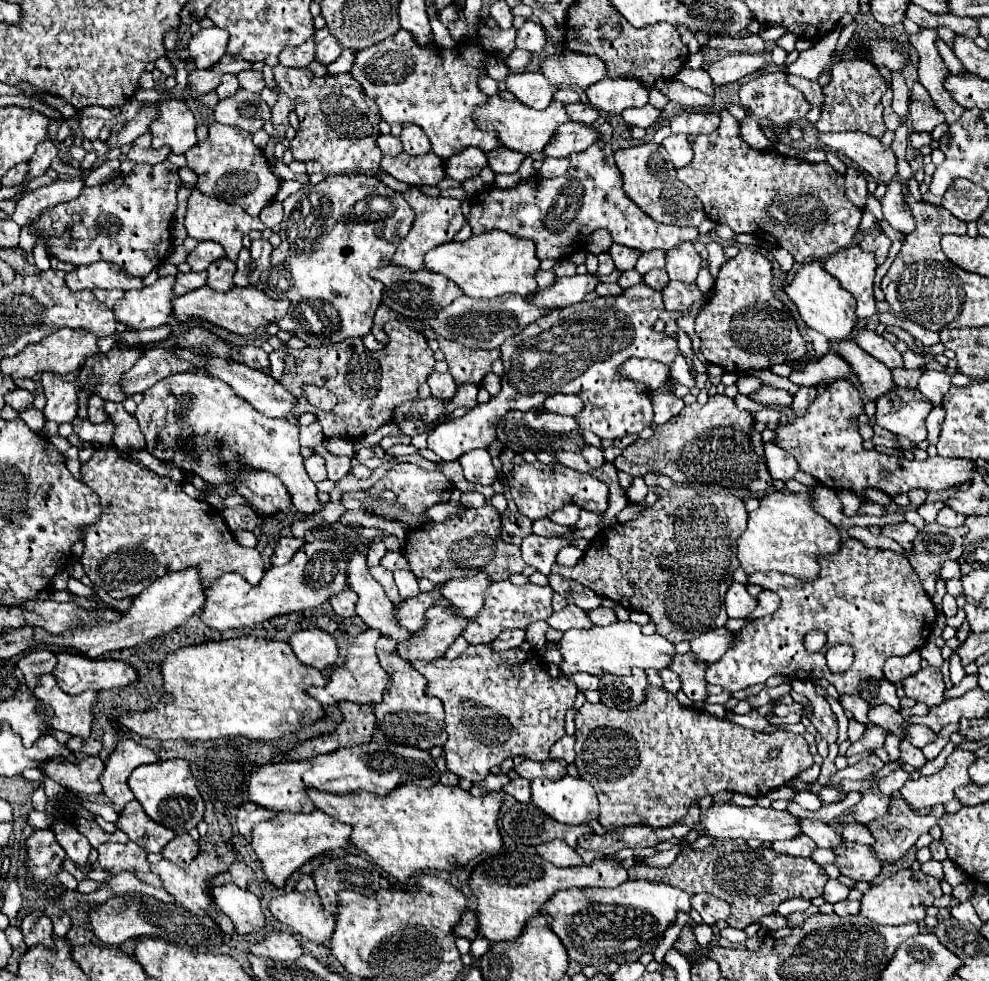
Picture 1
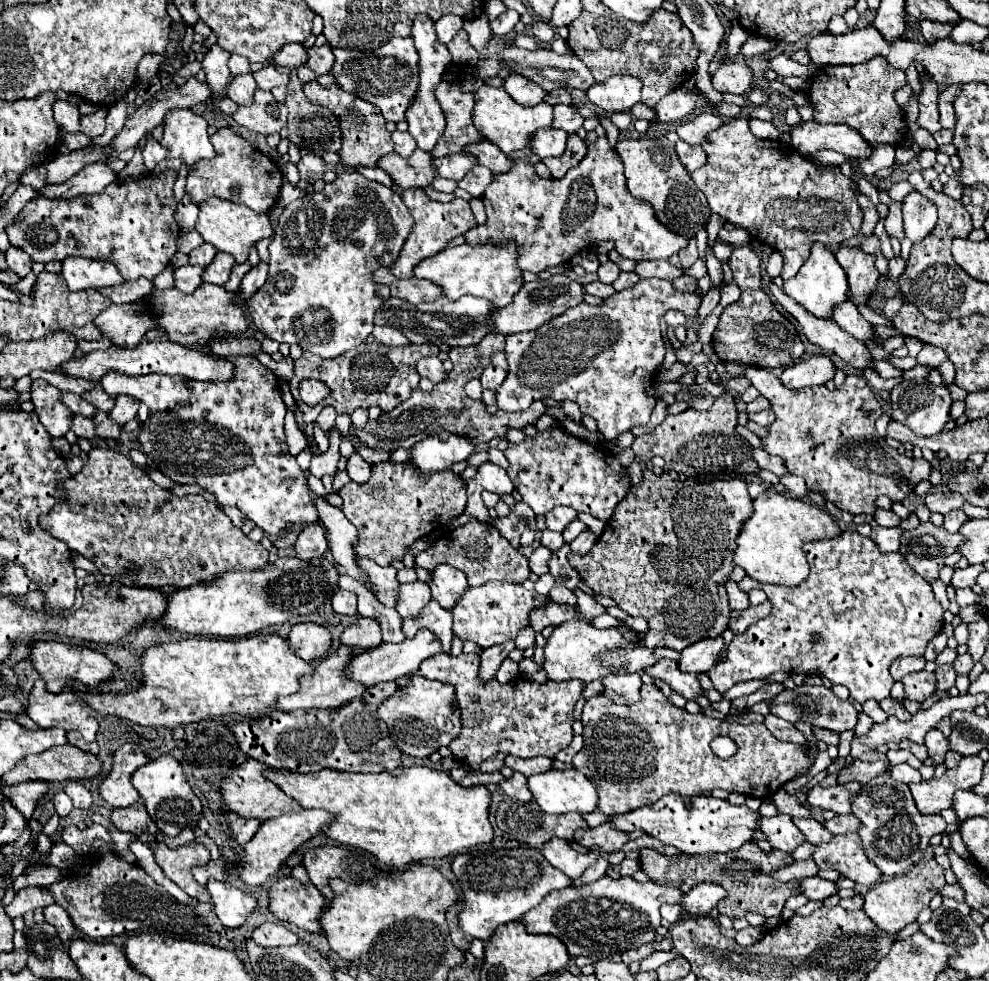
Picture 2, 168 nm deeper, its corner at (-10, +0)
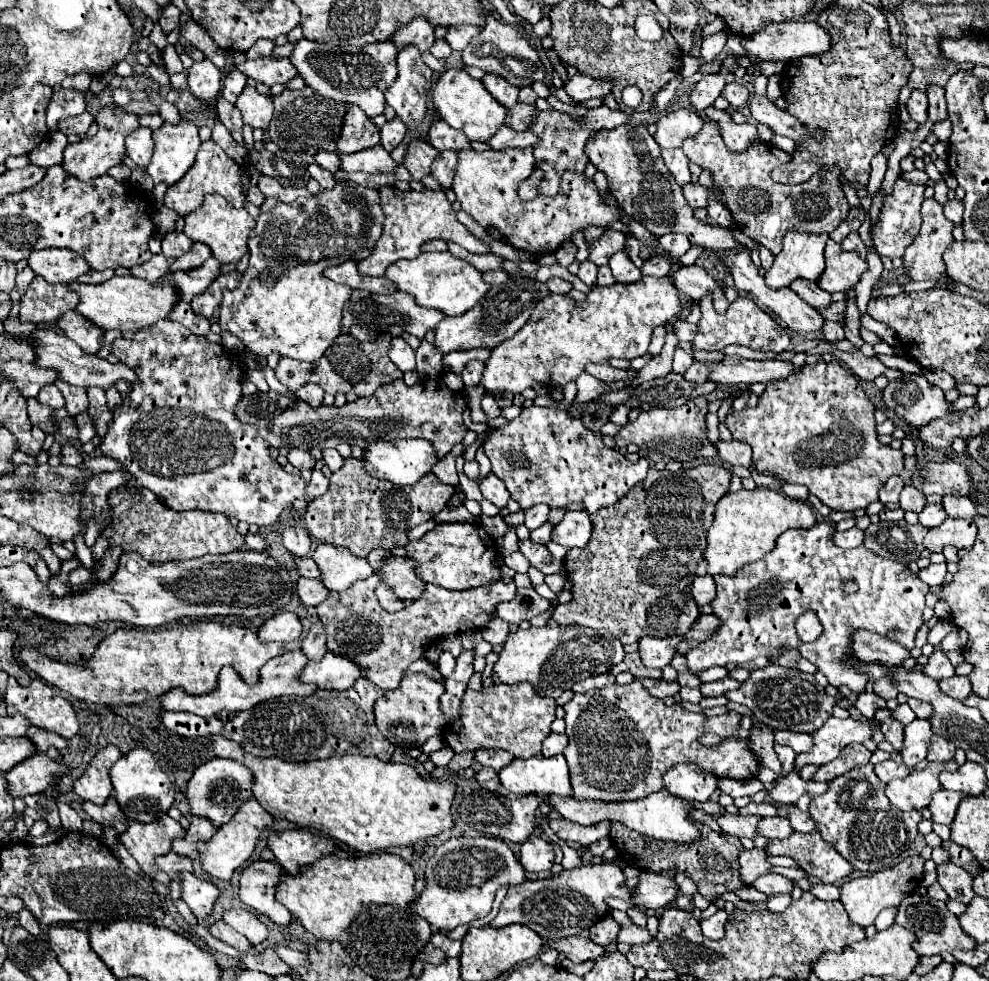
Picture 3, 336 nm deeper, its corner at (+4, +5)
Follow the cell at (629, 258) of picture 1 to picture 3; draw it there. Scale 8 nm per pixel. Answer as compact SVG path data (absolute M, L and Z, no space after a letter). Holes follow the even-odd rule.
M606 229L598 239L588 241L588 253L590 253L588 255L588 261L596 263L598 267L600 265L608 265L608 259L616 251L622 251L624 249L624 243L626 243L626 235L624 233Z

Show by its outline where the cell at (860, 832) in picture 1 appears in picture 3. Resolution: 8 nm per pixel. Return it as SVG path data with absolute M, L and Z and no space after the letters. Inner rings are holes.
M788 805L788 811L786 811L786 817L792 825L794 831L802 831L802 833L810 833L814 829L814 821L808 813L800 811L796 805Z

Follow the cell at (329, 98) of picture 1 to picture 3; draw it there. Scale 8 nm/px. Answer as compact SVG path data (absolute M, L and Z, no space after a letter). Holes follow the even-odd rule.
M346 105L346 117L344 117L344 129L338 139L338 151L340 153L356 153L370 149L380 143L380 129L372 123L364 111L356 105Z

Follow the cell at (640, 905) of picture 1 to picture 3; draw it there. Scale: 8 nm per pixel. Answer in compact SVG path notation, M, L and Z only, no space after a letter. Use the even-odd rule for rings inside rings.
M612 863L598 865L582 865L576 869L564 869L558 875L550 875L548 879L528 879L516 887L510 887L498 915L490 921L490 927L506 927L512 923L528 925L540 937L550 941L580 935L582 929L588 929L594 921L610 913L610 907L604 903L606 897L622 897L630 899L632 889L624 885L622 869Z

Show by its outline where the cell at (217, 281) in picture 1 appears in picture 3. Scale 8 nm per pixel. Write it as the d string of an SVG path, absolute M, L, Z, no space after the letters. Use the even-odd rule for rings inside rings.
M194 243L192 249L188 253L184 253L182 257L174 259L172 261L172 267L170 271L186 271L186 269L192 269L192 267L198 267L202 265L206 259L210 259L210 251L208 247L204 247L204 243Z

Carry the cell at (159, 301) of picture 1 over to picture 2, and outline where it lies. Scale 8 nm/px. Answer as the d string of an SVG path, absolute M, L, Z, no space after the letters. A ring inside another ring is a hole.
M112 304L106 308L94 324L102 330L106 338L110 338L116 346L136 346L148 330L154 330L154 318L144 310L146 304Z

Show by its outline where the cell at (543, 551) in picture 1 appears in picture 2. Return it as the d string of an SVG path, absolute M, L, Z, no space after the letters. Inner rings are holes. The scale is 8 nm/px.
M538 546L538 548L532 552L532 556L528 558L530 570L536 572L538 576L546 574L546 572L548 572L548 560L550 560L550 556L552 556L552 550L548 550L546 546Z

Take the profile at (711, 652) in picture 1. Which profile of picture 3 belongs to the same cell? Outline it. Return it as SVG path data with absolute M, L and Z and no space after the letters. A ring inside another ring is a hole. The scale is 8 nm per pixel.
M644 637L638 641L638 653L644 663L644 667L656 667L662 669L670 663L674 655L674 647L680 643L680 637L668 637L668 639L652 639Z

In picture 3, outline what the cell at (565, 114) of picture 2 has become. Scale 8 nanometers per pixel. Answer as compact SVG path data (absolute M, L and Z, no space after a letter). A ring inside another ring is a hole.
M516 103L516 107L508 109L508 123L506 127L512 127L516 131L526 131L526 127L530 125L530 117L536 111L534 105L524 105L524 103Z

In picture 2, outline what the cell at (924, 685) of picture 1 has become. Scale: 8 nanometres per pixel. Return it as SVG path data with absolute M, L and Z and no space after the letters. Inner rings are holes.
M926 670L904 676L902 682L904 682L904 692L906 692L908 700L924 702L936 692L936 678L934 678L934 674L926 672Z

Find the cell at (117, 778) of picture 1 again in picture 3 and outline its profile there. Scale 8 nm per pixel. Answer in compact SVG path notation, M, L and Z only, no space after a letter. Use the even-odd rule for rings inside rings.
M108 745L104 749L100 749L92 763L86 767L84 775L78 777L72 785L72 791L82 799L82 801L92 801L96 805L104 803L110 797L112 791L112 783L110 783L110 767L116 763L116 759L120 759L120 751L114 745Z

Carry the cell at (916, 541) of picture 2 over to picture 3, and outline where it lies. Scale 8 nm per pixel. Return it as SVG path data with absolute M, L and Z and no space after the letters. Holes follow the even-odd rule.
M880 521L864 531L862 545L880 557L906 565L922 555L922 539L926 531L928 529L922 525L908 525L906 521Z

